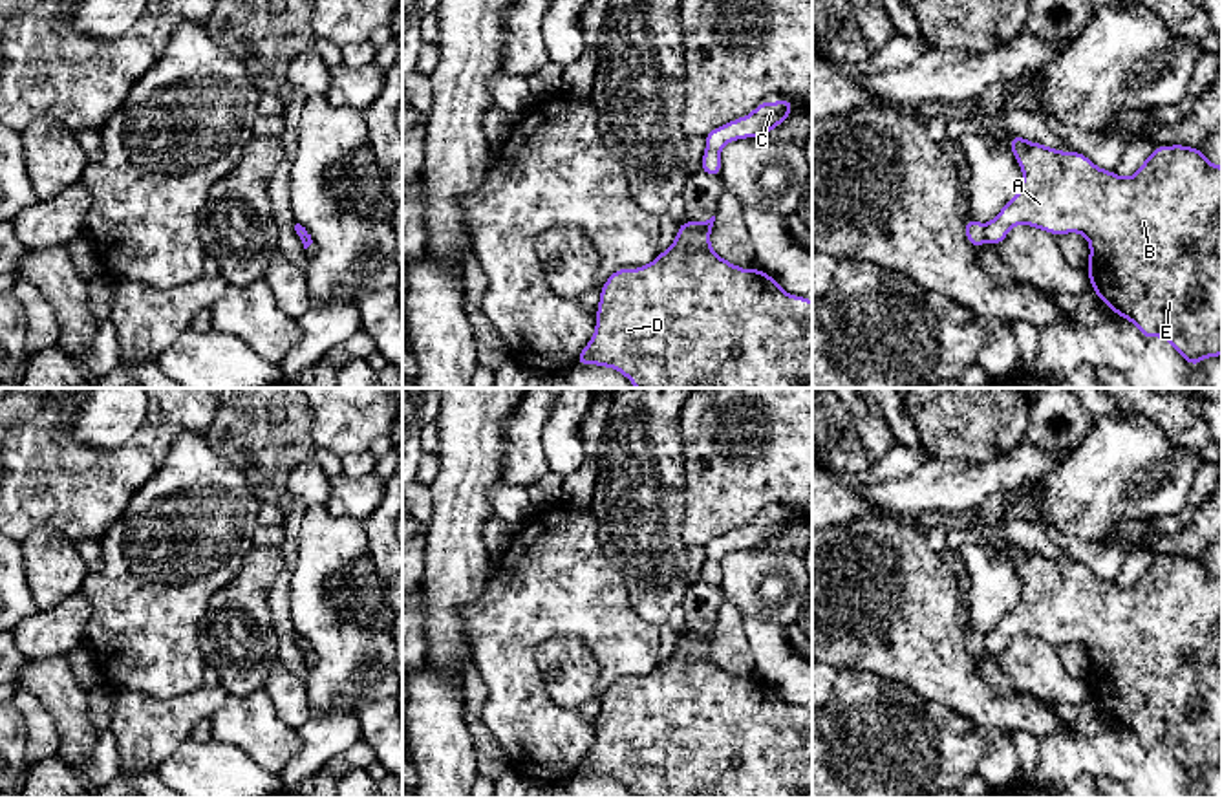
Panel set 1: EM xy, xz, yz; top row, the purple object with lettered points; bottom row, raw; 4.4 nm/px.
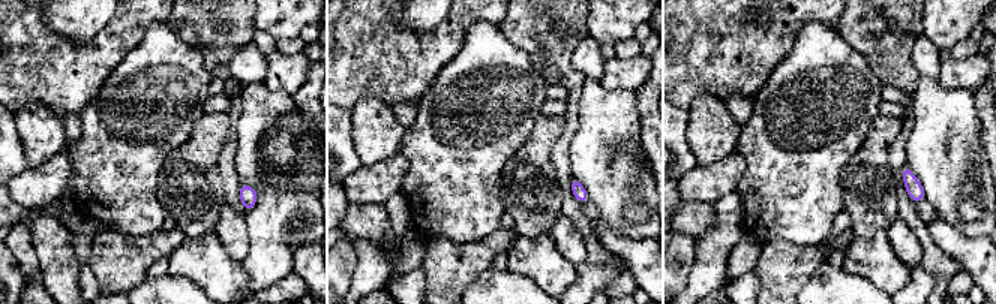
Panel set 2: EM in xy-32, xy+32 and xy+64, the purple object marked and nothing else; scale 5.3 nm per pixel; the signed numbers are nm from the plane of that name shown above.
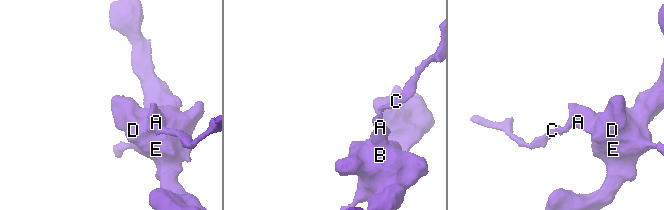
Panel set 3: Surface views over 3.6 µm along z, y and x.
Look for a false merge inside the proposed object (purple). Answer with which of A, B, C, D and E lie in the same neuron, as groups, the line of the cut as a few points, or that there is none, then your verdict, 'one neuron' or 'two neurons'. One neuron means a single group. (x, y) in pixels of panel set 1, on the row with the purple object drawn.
groups A B D E / C; cut yz (983, 226), (986, 238); two neurons

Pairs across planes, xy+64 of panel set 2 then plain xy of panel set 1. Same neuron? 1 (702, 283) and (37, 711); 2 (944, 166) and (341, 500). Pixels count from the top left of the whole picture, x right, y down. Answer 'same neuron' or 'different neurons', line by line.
1: same neuron
2: different neurons

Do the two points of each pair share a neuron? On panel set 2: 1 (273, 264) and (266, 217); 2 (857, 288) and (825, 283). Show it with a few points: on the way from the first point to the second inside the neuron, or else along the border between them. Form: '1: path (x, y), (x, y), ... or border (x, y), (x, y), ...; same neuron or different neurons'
1: path (272, 252), (272, 229); same neuron
2: path (849, 288), (833, 288); same neuron

